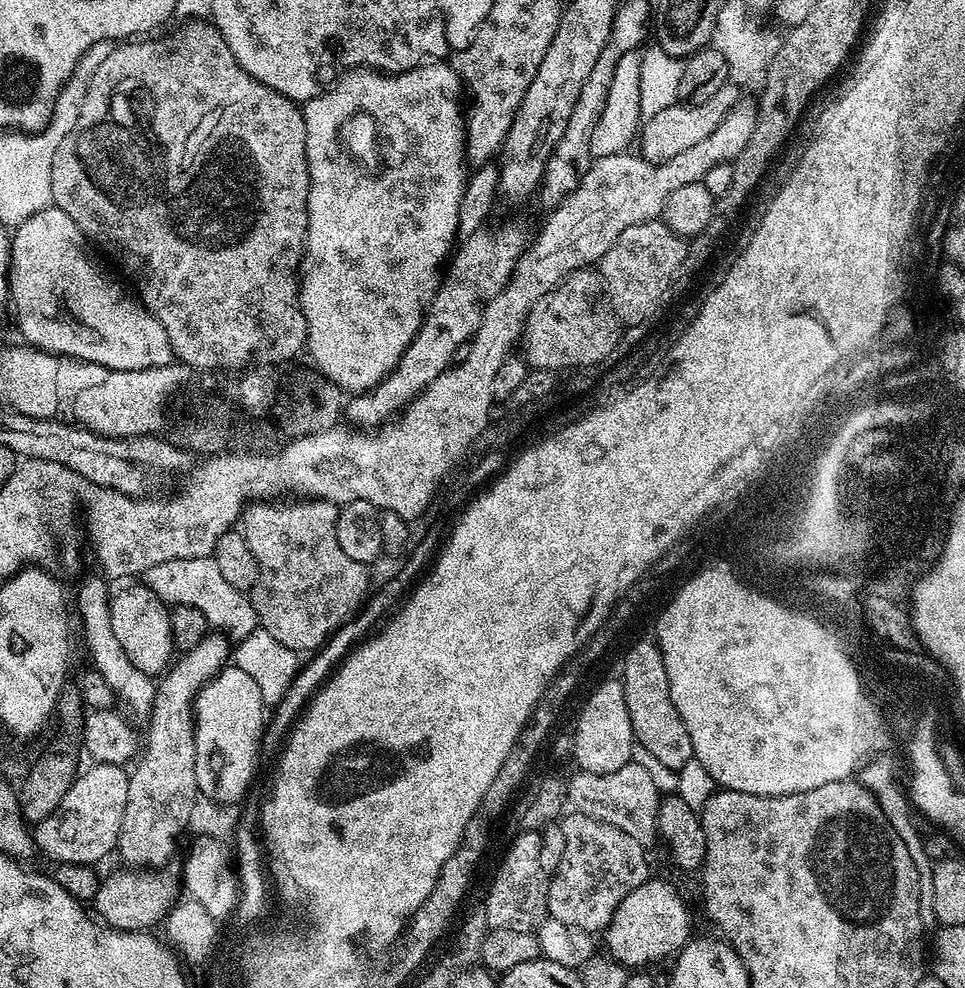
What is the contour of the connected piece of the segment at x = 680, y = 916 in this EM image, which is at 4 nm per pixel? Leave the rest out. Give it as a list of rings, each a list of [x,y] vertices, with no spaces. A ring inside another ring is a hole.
[[[649,878],[646,882],[642,882],[642,886],[638,886],[638,890],[630,890],[630,894],[626,894],[626,898],[622,898],[618,910],[614,910],[614,918],[602,933],[604,944],[608,947],[605,948],[607,955],[629,970],[648,966],[644,964],[655,965],[655,960],[660,960],[663,956],[675,957],[680,949],[693,939],[693,936],[692,916],[688,913],[687,902],[680,897],[679,890],[670,881],[656,880],[656,878]]]

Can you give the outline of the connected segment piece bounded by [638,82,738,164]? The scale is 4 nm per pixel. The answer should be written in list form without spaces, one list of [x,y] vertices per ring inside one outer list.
[[[727,82],[722,86],[722,90],[718,90],[718,94],[713,94],[707,102],[698,102],[698,106],[677,102],[666,110],[661,110],[659,114],[647,117],[638,133],[639,155],[652,164],[661,164],[674,158],[674,154],[682,154],[682,150],[690,150],[690,146],[698,146],[698,142],[708,137],[718,126],[718,122],[726,118],[729,110],[736,107],[738,103],[736,91],[737,85]]]

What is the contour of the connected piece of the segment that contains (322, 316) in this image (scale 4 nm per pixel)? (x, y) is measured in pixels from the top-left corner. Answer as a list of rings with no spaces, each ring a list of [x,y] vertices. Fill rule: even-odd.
[[[429,62],[419,64],[417,68],[411,68],[405,72],[381,72],[371,66],[361,66],[355,70],[345,71],[343,74],[345,76],[329,92],[328,89],[321,91],[319,96],[303,101],[302,104],[304,125],[306,126],[304,153],[308,163],[308,225],[304,235],[304,250],[298,273],[298,311],[304,316],[307,328],[306,356],[316,363],[315,371],[323,379],[335,384],[341,392],[359,394],[369,392],[375,384],[382,382],[394,371],[396,363],[400,361],[402,354],[415,338],[416,332],[424,320],[425,312],[432,305],[432,299],[435,298],[436,291],[440,289],[442,283],[442,269],[458,240],[456,237],[458,212],[462,205],[464,188],[468,186],[470,172],[466,167],[464,146],[466,108],[463,103],[460,105],[462,81],[451,63]],[[360,108],[372,112],[372,115],[380,121],[380,127],[387,136],[388,146],[391,148],[391,171],[380,179],[365,179],[359,176],[347,151],[341,144],[343,124],[352,119]]]

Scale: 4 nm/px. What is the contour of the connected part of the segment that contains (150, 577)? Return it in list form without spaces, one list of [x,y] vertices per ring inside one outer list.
[[[198,556],[156,563],[144,573],[144,582],[165,605],[182,604],[197,607],[206,615],[213,629],[229,634],[233,641],[239,642],[259,627],[257,612],[251,601],[245,593],[235,590],[234,586],[219,573],[213,557]]]

